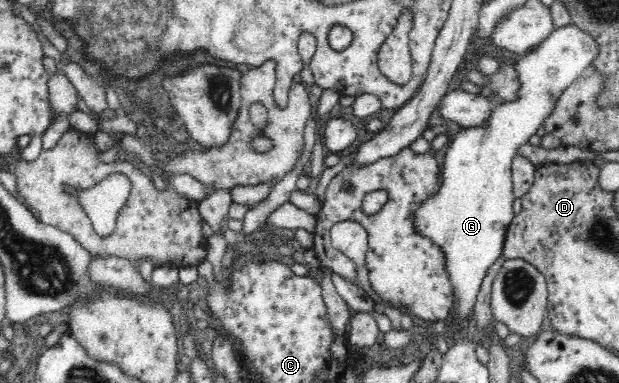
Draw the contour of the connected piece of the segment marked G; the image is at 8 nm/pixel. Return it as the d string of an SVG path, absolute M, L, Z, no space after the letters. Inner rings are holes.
M569 24L557 28L548 38L545 38L534 50L513 64L520 79L518 98L512 102L499 104L492 113L490 122L481 127L468 127L459 130L448 145L441 168L441 189L435 198L425 203L415 217L417 229L429 239L436 241L444 250L448 262L448 272L451 275L454 287L454 301L456 320L466 327L466 321L472 317L477 293L481 282L493 261L502 255L508 225L514 218L513 187L512 187L512 160L517 154L519 145L527 143L529 137L542 126L543 119L553 109L553 103L561 91L569 87L579 75L589 71L595 58L600 54L600 45L591 32L585 31L577 24Z

